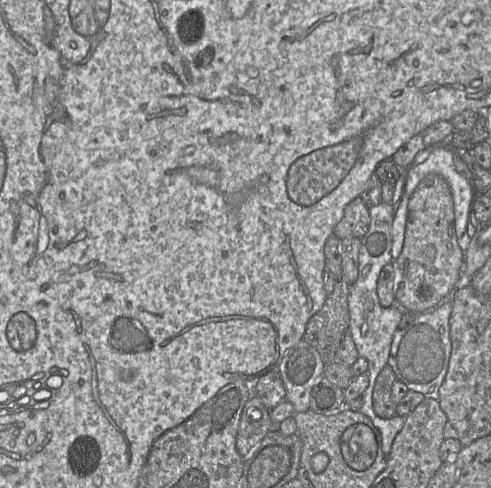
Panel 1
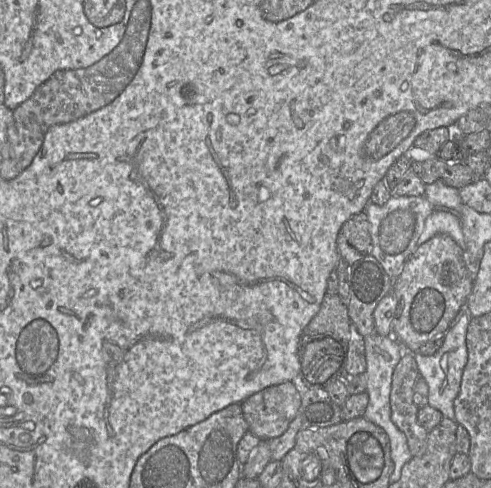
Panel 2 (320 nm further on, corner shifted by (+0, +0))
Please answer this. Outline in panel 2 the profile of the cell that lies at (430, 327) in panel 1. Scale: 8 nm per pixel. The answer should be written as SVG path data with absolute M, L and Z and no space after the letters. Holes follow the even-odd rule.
M464 308L458 314L456 320L444 334L441 348L432 356L423 356L418 352L413 353L420 378L428 385L428 405L441 412L443 417L454 420L454 400L457 397L463 370L467 363L468 352L466 346L466 333L470 321L470 314Z

